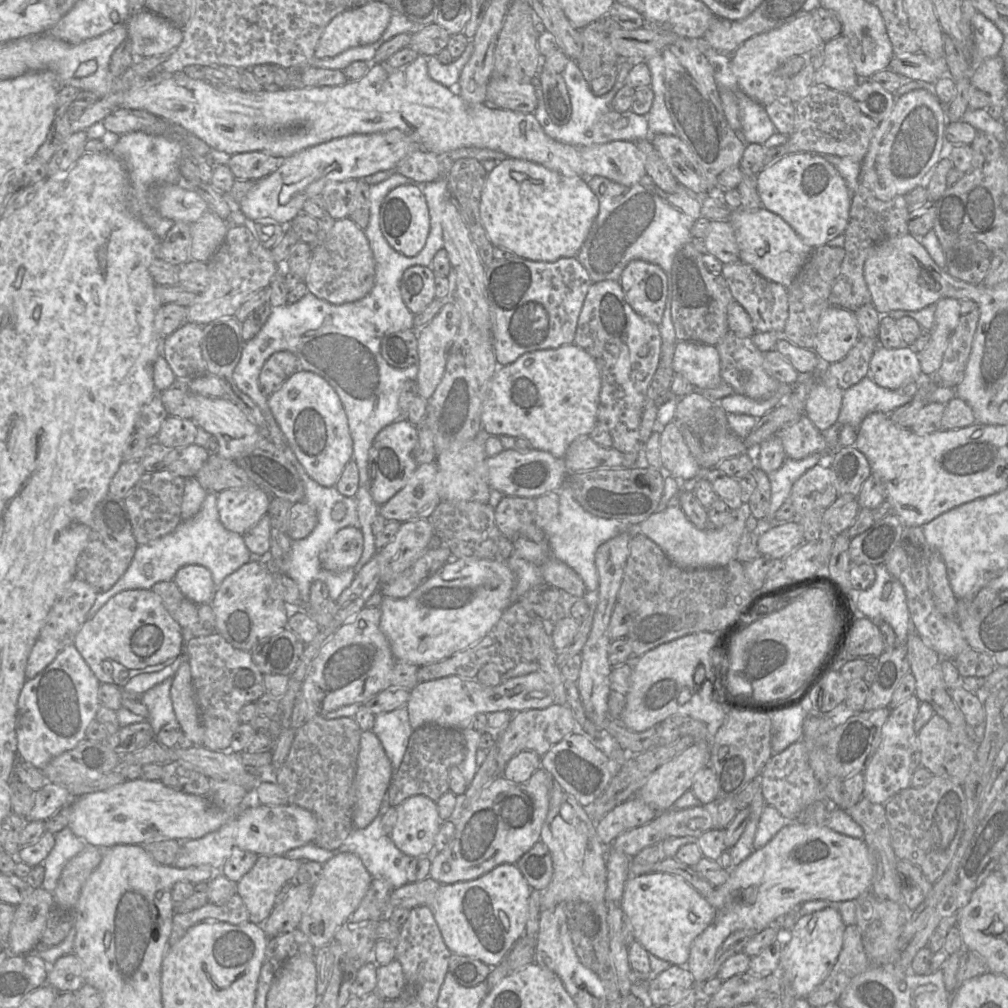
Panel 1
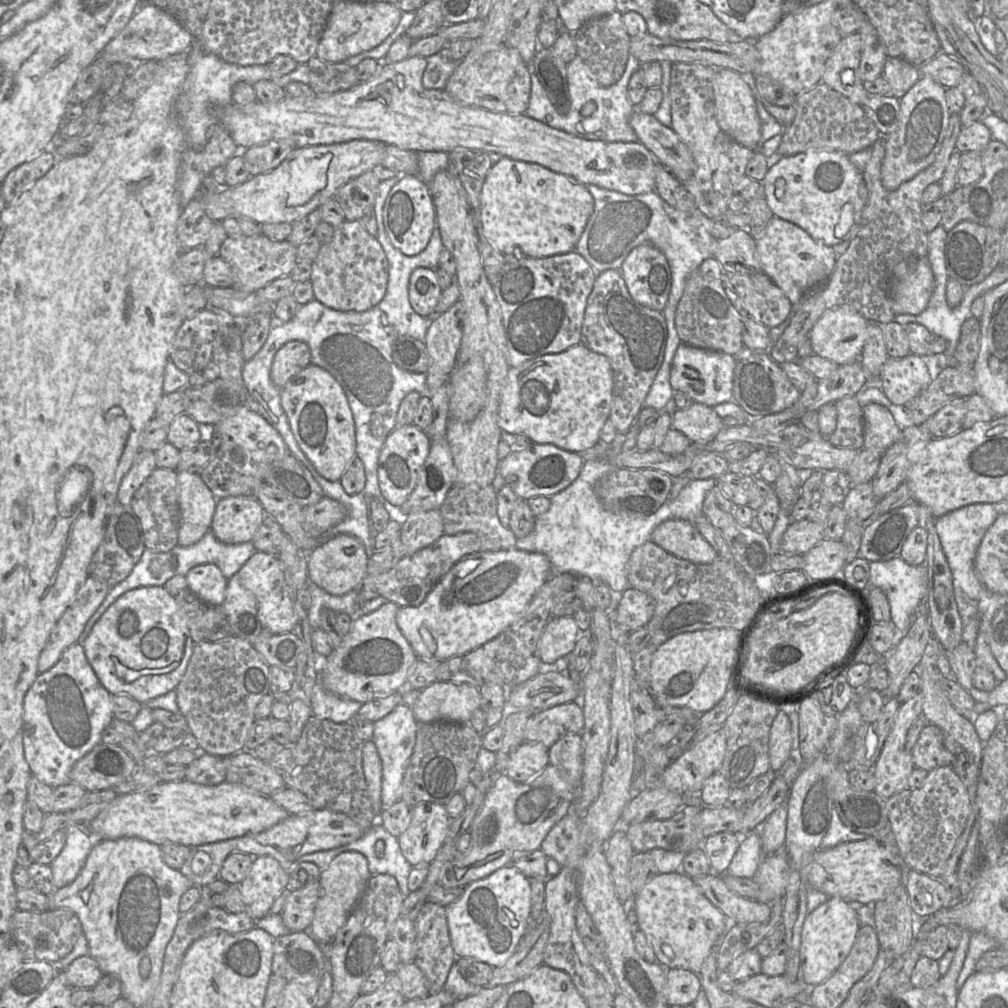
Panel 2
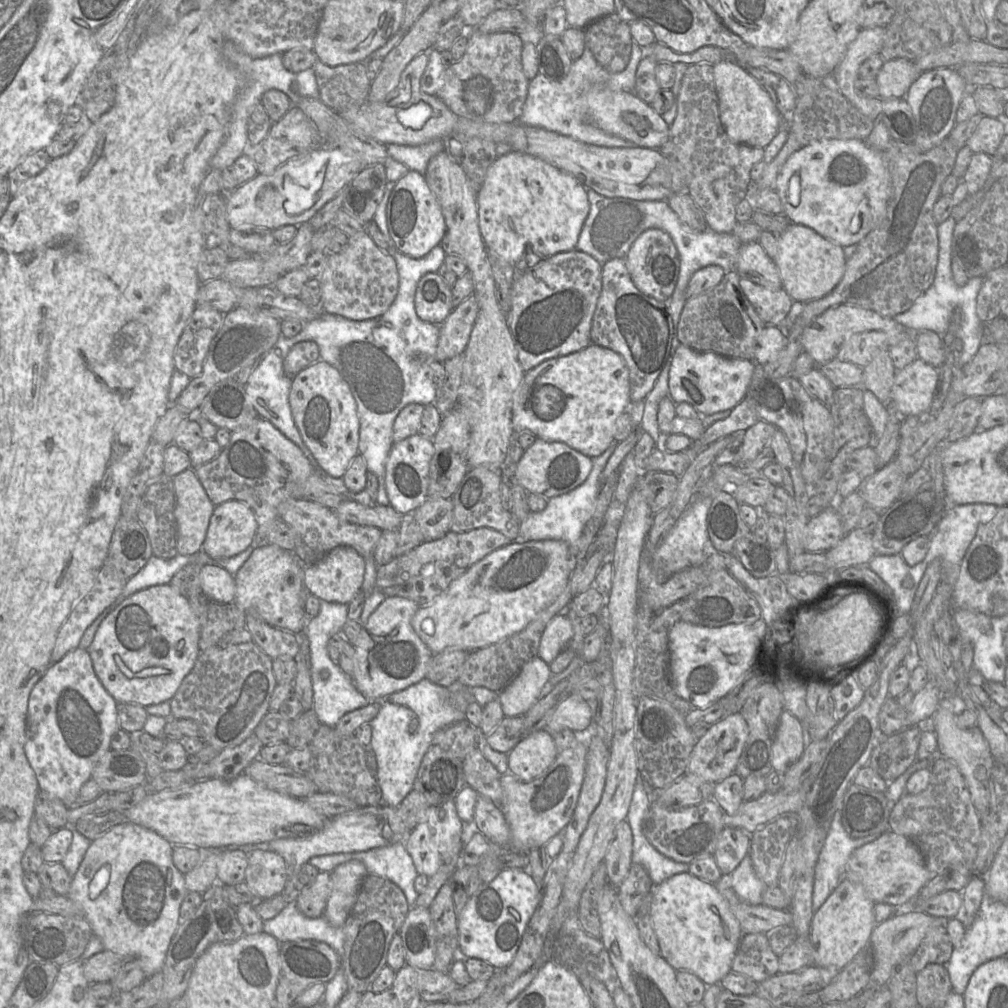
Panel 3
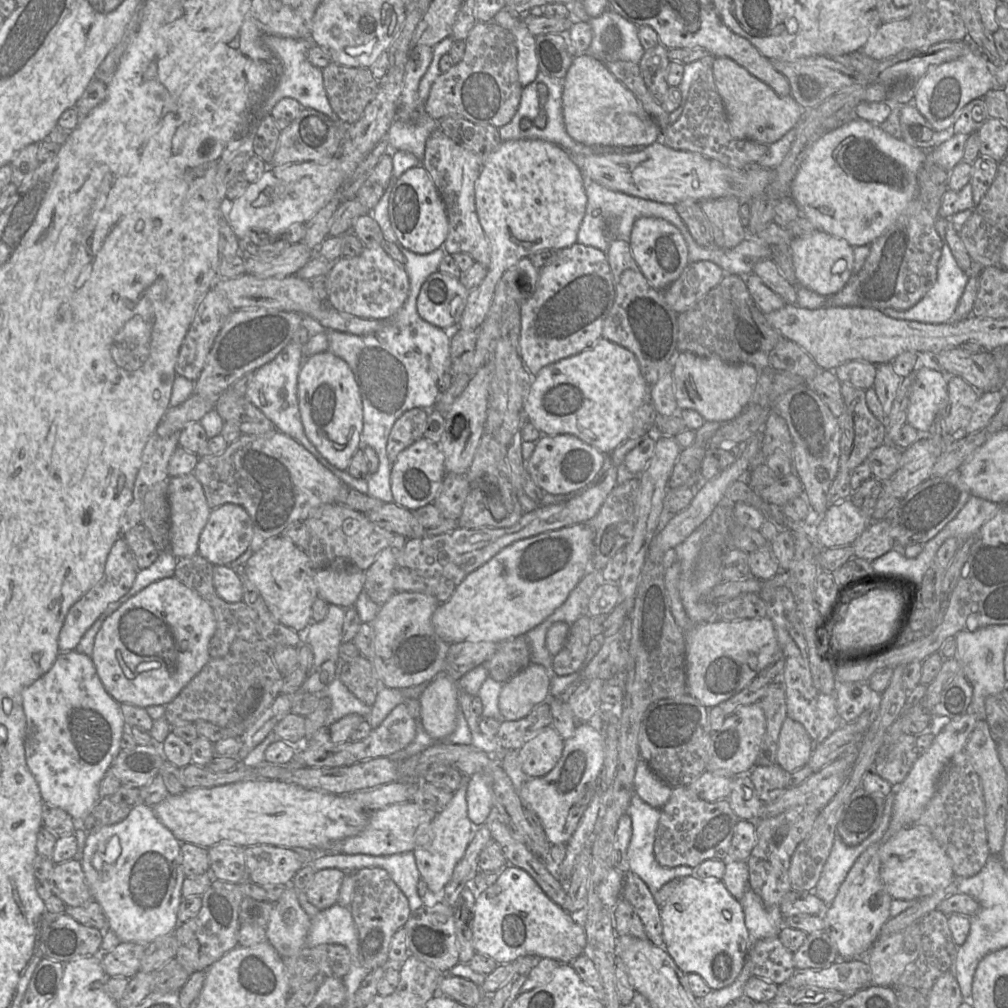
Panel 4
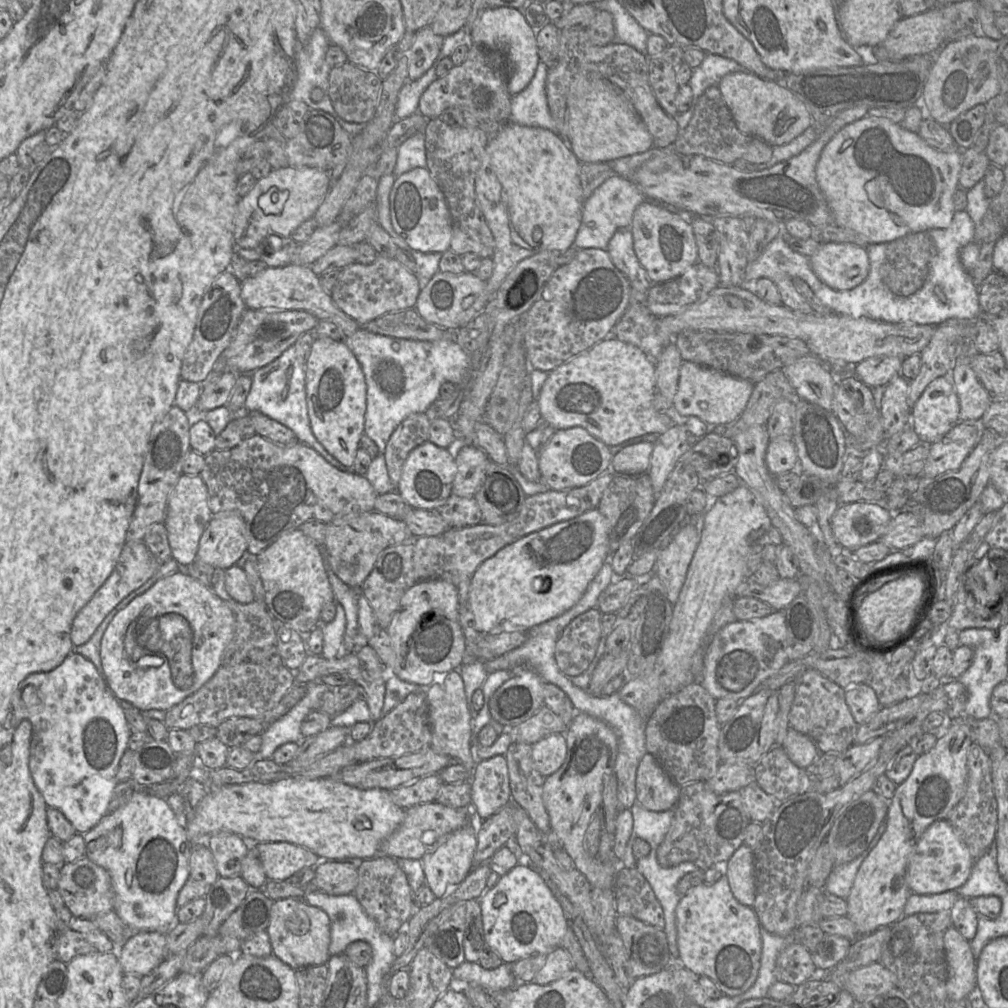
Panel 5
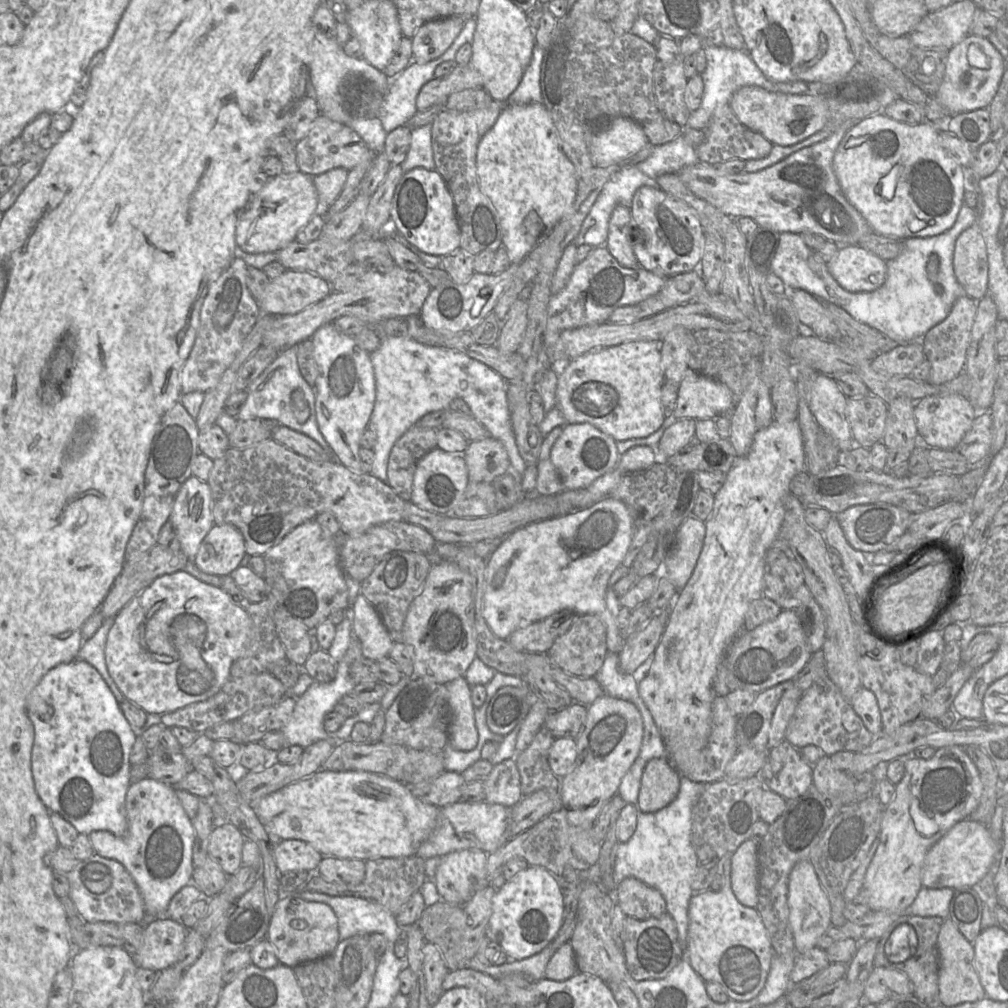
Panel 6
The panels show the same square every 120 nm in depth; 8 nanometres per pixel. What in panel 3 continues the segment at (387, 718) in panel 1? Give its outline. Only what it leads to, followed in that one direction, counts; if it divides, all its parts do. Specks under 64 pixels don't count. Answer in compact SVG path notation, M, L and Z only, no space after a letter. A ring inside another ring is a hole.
M424 678L379 701L379 712L369 722L372 727L370 749L376 756L376 779L382 791L384 805L399 806L414 789L414 780L434 733L449 724L466 719L465 713L452 705L450 696L448 687ZM415 717L419 720L419 726L414 733L410 733L409 726Z

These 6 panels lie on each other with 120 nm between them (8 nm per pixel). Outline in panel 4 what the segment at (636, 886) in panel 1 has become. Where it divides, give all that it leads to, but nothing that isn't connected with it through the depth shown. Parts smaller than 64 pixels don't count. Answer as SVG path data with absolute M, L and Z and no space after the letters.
M695 873L680 879L678 886L660 907L663 947L685 974L699 974L713 990L731 985L740 975L749 950L749 933L740 901L727 890L722 880L699 878Z

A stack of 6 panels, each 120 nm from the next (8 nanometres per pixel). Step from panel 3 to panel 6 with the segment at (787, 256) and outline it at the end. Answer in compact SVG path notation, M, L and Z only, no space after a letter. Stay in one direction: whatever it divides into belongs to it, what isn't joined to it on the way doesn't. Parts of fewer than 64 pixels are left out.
M840 245L837 253L826 263L832 277L850 292L874 291L886 280L886 261L858 245Z

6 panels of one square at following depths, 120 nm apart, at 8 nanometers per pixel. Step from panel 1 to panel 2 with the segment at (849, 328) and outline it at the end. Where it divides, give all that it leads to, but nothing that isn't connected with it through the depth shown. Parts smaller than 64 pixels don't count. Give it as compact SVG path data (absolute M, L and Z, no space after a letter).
M840 305L829 309L811 328L809 339L812 351L838 366L858 361L868 337L869 326L870 322L852 306Z

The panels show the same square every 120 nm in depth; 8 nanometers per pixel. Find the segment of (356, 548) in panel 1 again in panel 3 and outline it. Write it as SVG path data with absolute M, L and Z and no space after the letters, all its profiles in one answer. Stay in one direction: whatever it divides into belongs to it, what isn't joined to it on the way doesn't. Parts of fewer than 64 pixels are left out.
M340 545L313 564L305 565L304 586L308 593L314 594L320 600L349 604L362 589L365 567L365 558L362 555L350 546Z

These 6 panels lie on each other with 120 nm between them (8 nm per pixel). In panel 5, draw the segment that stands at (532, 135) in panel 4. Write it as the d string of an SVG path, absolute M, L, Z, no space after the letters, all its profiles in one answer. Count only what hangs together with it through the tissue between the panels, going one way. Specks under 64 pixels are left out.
M539 61L531 82L511 99L510 122L523 126L541 127L557 133L546 98L547 72L546 65Z

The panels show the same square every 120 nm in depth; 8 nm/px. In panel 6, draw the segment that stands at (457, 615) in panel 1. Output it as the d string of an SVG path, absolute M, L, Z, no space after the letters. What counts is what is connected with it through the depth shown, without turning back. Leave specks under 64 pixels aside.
M605 497L584 509L527 524L504 537L486 559L485 567L483 617L493 634L506 640L519 628L570 609L579 615L597 615L605 626L607 650L619 654L625 638L617 626L616 616L607 605L608 581L622 563L634 529L627 506L619 500Z

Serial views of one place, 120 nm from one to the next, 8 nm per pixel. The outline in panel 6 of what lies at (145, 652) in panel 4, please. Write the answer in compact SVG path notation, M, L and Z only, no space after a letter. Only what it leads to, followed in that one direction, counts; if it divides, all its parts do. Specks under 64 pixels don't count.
M179 570L175 573L165 574L156 578L115 616L106 641L106 666L111 678L127 700L139 706L147 714L153 713L163 715L183 708L189 704L205 701L217 694L231 678L231 665L247 648L251 631L252 620L248 613L242 607L235 604L221 587L206 584L188 573L186 570Z

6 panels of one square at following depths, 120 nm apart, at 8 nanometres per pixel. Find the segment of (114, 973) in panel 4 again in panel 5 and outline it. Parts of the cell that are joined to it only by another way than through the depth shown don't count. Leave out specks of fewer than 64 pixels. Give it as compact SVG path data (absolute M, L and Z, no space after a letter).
M133 932L116 951L124 974L145 976L168 956L166 933Z

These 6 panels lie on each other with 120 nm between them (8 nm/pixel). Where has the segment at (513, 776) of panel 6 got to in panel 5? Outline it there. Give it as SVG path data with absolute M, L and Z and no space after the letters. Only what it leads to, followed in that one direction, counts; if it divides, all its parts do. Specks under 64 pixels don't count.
M497 755L481 760L471 775L471 805L476 821L484 821L512 801L506 758Z

